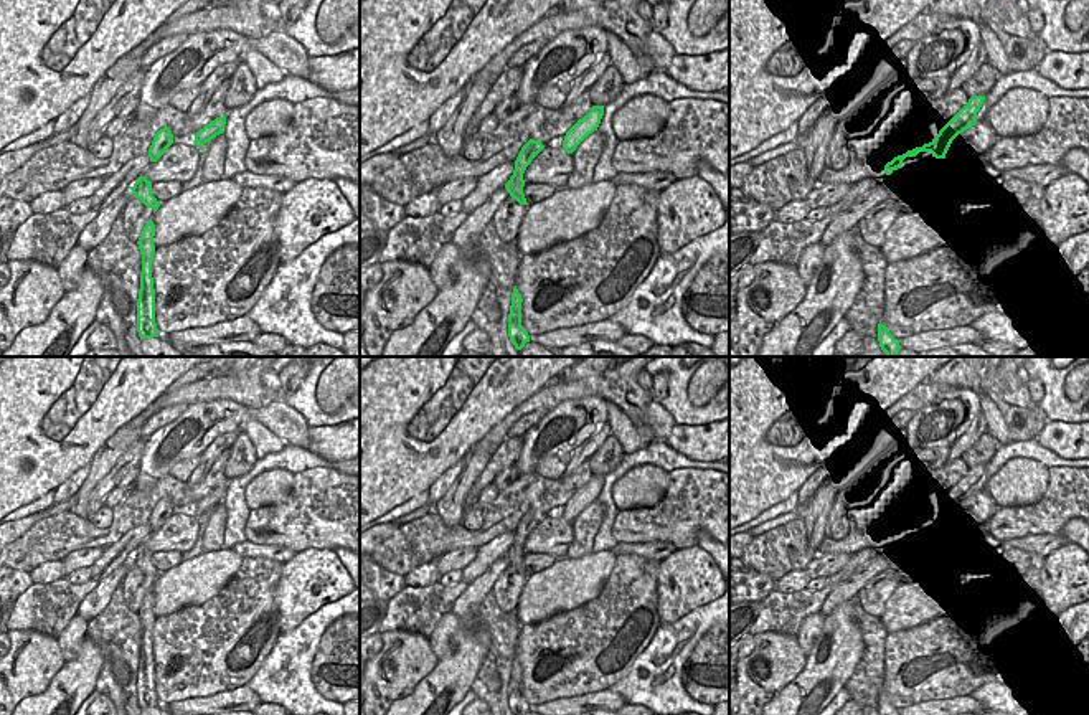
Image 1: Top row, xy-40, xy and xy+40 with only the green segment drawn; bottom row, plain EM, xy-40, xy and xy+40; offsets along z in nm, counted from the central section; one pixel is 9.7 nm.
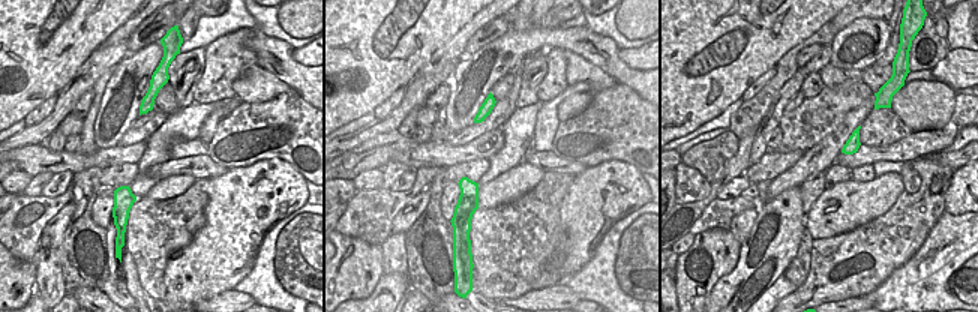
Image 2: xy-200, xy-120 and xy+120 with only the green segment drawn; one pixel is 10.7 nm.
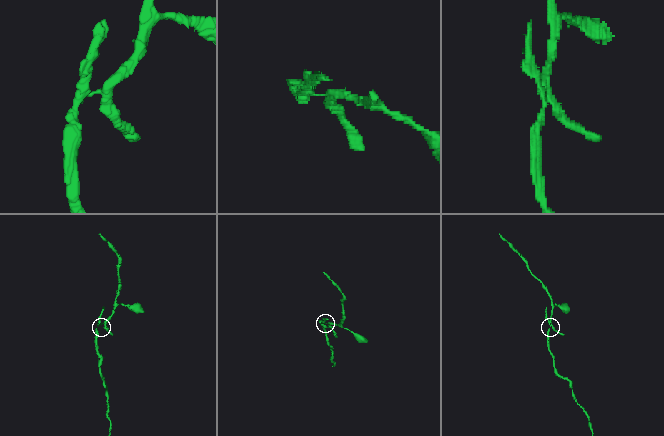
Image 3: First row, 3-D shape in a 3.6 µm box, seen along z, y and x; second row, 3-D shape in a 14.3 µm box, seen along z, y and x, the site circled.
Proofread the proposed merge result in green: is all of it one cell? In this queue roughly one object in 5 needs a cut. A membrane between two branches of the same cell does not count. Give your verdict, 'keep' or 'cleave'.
cleave

